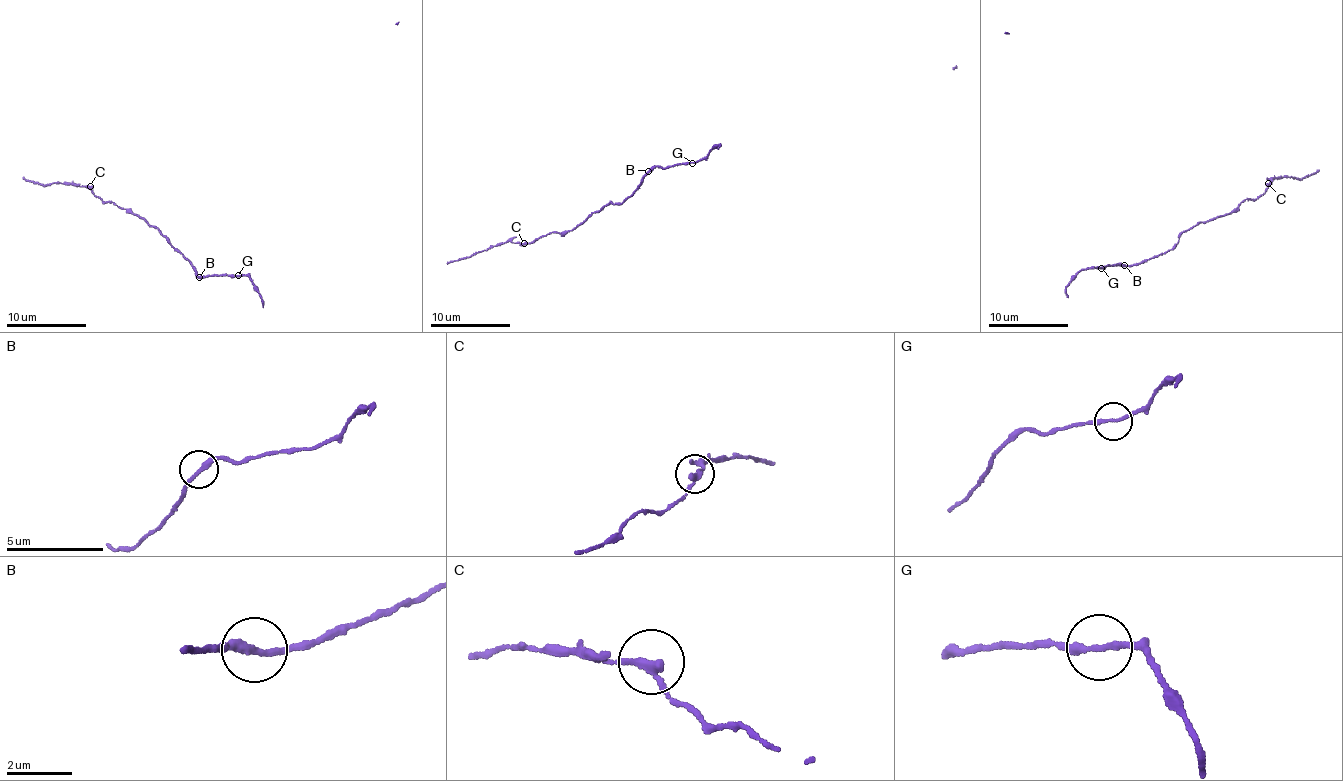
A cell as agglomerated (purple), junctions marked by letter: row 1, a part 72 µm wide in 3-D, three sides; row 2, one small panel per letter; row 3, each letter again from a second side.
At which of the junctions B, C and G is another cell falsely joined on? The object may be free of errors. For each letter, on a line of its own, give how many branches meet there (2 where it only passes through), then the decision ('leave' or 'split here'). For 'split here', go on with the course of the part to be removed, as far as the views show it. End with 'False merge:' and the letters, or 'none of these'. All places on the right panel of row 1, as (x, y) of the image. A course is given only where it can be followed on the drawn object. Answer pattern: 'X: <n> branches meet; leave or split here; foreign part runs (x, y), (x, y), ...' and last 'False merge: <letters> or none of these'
B: 2 branches meet; leave
C: 2 branches meet; split here; foreign part runs (1268, 184), (1278, 177), (1302, 177), (1319, 170)
G: 2 branches meet; leave
False merge: C

